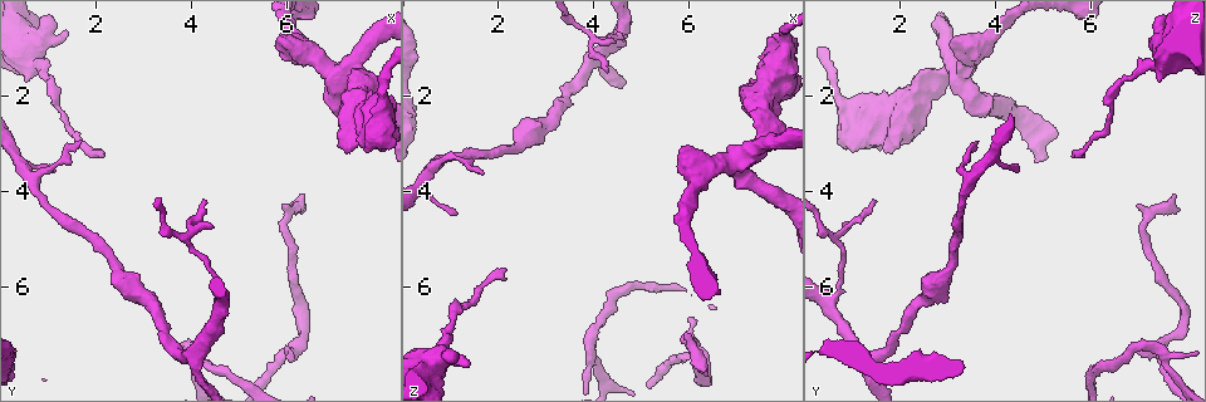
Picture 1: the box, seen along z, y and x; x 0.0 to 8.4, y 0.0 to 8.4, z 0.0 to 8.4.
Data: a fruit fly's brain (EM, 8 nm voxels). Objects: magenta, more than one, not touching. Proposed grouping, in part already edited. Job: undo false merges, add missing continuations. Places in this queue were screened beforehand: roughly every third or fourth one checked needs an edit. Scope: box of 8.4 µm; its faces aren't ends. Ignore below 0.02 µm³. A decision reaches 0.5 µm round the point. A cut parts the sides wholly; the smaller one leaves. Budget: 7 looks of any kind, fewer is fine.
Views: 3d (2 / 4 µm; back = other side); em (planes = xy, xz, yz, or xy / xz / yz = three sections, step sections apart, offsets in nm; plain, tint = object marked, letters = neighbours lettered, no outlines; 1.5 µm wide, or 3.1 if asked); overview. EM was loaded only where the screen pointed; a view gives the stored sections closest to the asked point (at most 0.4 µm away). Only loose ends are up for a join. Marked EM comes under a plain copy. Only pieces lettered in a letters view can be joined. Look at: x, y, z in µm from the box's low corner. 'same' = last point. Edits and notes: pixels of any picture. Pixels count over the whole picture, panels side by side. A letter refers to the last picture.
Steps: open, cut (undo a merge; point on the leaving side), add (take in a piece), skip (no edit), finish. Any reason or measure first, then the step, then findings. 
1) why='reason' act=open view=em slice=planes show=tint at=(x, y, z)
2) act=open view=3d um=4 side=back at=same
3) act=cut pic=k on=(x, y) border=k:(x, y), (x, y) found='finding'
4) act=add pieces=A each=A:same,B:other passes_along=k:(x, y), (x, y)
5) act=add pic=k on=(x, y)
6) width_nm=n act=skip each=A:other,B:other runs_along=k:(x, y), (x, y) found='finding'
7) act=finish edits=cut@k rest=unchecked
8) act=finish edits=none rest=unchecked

act=open view=em slice=planes show=letters at=(6.15, 7.55, 6.65)

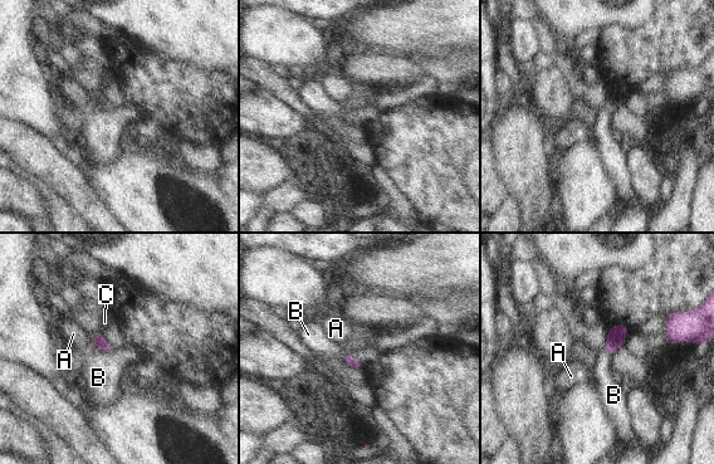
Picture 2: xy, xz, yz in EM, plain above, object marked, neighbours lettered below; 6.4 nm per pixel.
longest_contact=B:140nm act=skip each=A:other,B:other,C:other border=2:(93, 345), (108, 352), (113, 350) found='none of them fits'

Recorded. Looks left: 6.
why='four arms meet' act=open view=3d um=4 at=(7.10, 1.60, 3.35)

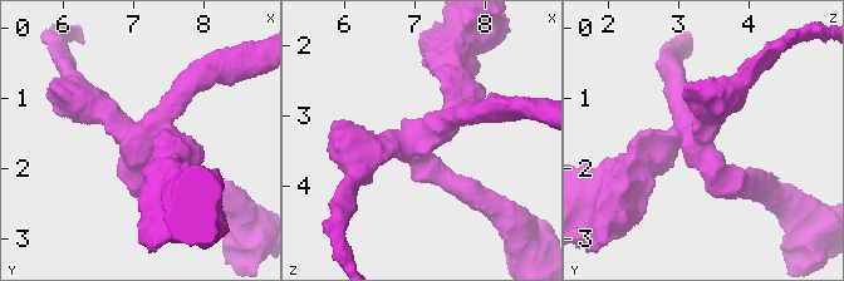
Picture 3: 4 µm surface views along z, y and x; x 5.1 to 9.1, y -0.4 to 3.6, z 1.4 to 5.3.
arms=4 why='need the tissue' act=open view=em slice=planes show=letters at=(7.10, 1.55, 3.25)

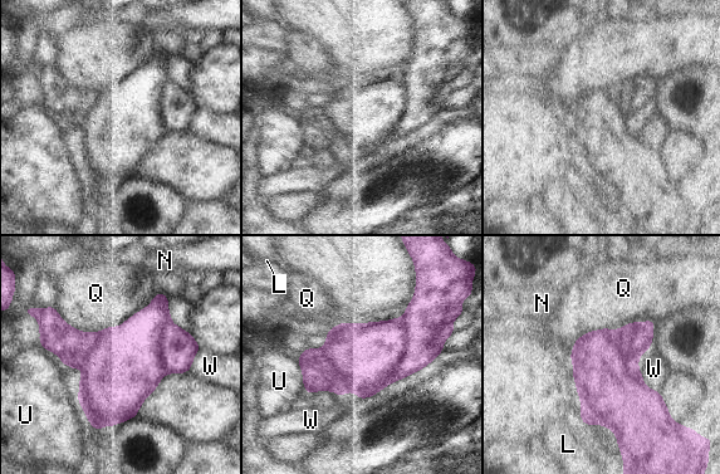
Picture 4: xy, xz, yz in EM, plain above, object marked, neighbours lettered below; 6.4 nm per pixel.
width_nm=420 act=cut pic=4 on=(370, 353) each=L:other,N:other,Q:other,U:other,W:other border=4:(402, 318), (398, 369), (352, 391) found='a second neuron is stuck on'

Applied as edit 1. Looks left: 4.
why='stops while still wide' act=open view=3d um=2 at=(1.35, 0.70, 7.60)

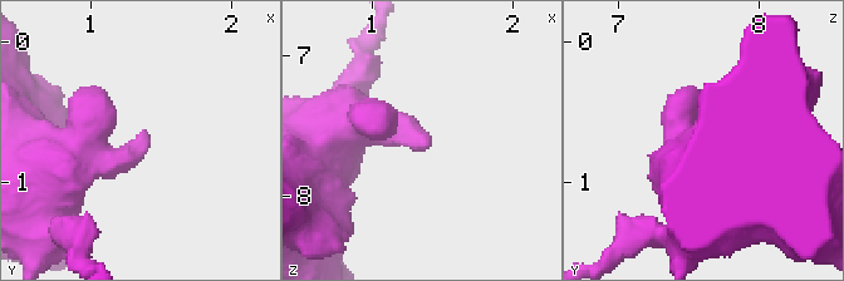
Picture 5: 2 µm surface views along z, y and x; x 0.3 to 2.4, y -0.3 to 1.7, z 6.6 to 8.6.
act=open view=em slice=planes show=letters at=(1.36, 0.64, 7.66)

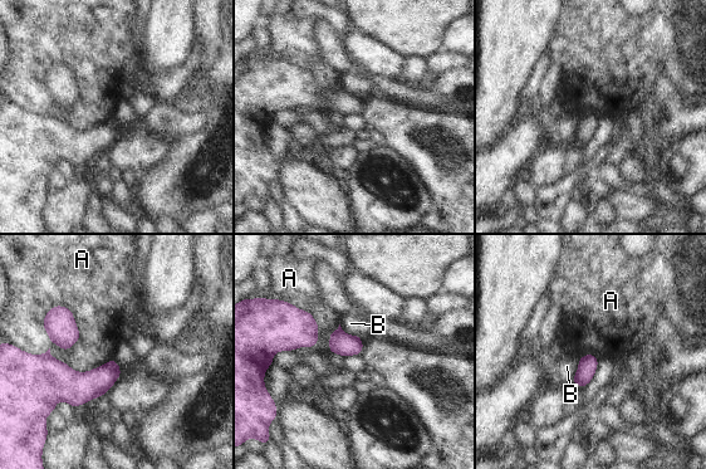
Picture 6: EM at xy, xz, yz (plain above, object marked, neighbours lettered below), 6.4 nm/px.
act=skip each=A:other,B:other border=6:(50, 307), (70, 311), (78, 341) found='none of them fits'

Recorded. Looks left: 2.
act=finish edits=cut@4 rest=unchecked

